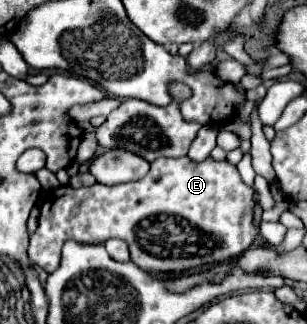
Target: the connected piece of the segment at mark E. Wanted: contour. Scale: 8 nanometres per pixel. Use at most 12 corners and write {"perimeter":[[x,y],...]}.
{"perimeter":[[227,159],[49,191],[29,259],[117,237],[145,271],[197,271],[259,237]]}

